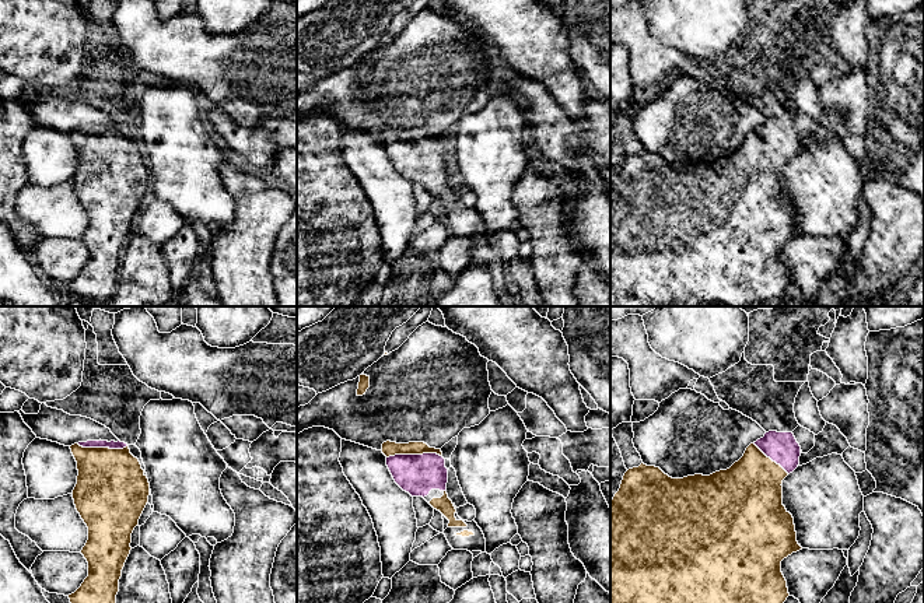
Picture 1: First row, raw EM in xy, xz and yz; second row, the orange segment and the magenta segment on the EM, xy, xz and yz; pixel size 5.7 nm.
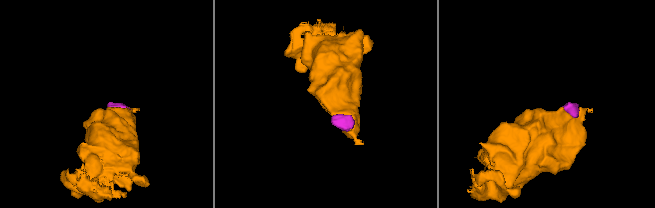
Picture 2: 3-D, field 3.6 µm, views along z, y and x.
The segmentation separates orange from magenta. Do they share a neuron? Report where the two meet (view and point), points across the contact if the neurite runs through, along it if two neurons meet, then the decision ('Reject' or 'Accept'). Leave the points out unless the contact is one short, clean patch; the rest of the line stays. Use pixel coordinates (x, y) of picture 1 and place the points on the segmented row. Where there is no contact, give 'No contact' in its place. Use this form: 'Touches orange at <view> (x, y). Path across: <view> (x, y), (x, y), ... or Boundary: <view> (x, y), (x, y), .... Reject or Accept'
Touches orange at xz (413, 453). Path across: xz (389, 448), (396, 453), (413, 453), (417, 474). Accept

